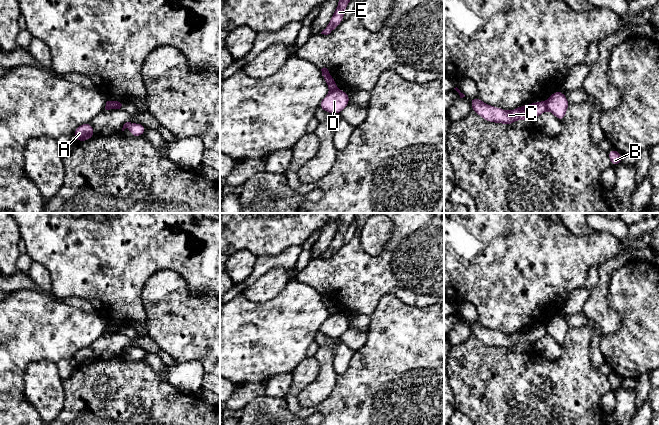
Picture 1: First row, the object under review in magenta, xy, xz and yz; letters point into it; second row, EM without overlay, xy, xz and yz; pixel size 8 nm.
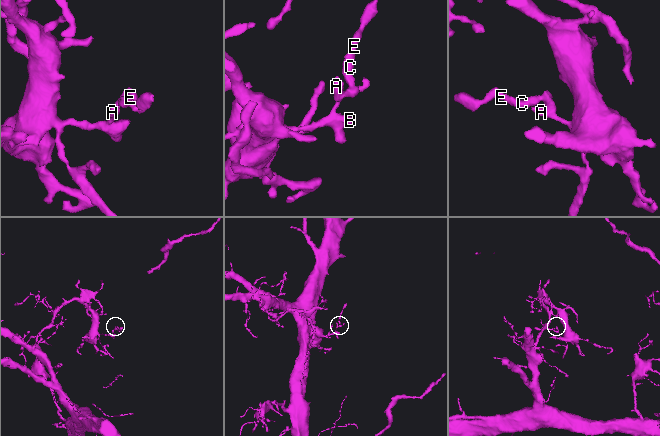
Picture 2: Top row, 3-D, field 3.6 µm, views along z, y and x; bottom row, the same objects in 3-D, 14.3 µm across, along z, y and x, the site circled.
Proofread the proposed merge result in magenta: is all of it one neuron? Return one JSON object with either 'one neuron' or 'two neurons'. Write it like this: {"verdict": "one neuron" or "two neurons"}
{"verdict": "two neurons"}

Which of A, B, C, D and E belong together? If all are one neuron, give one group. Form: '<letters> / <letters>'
A B D / C E

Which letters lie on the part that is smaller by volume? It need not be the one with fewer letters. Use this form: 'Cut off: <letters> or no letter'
Cut off: C, E

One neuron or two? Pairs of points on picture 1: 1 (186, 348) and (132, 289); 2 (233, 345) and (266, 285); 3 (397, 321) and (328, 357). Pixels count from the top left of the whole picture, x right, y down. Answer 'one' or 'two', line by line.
1: two
2: two
3: two

